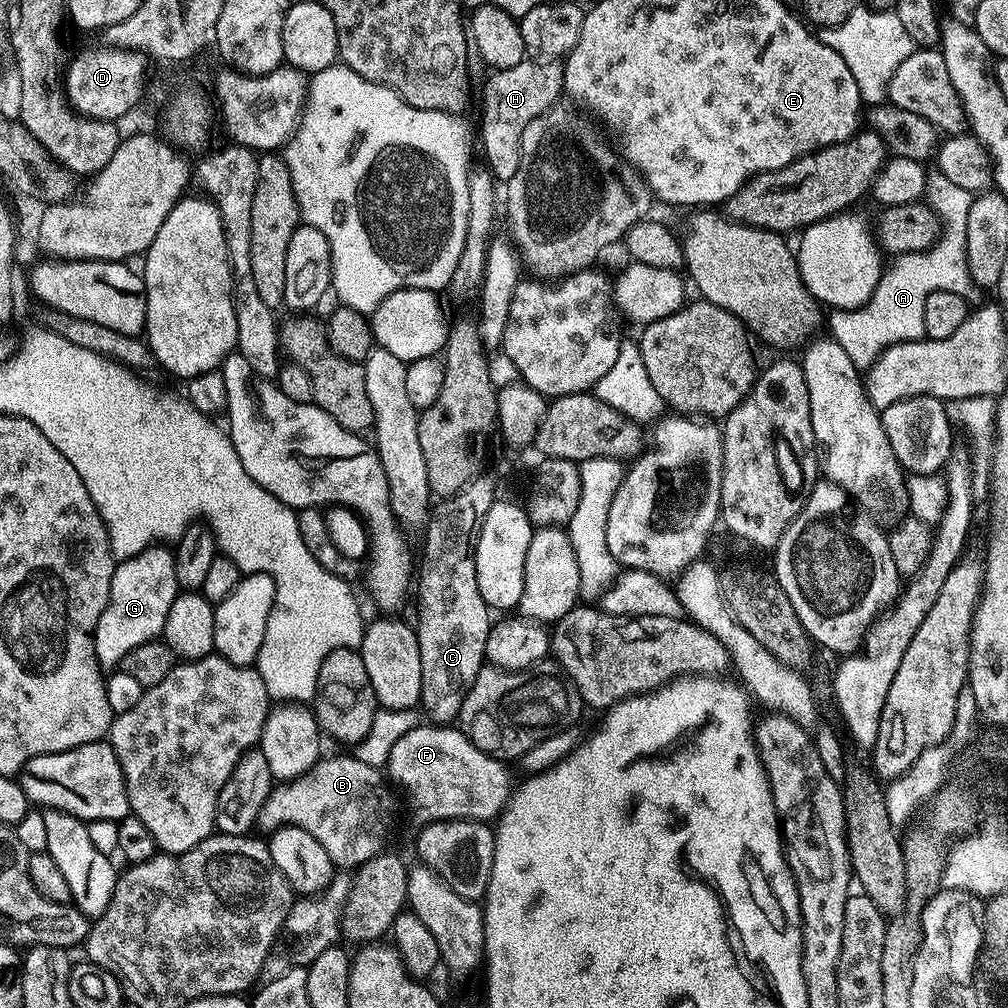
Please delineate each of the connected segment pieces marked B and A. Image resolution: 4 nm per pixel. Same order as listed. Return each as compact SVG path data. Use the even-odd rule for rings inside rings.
M352 754L327 756L317 760L309 772L303 772L301 776L295 776L292 780L277 783L260 810L258 824L259 827L260 825L264 827L265 833L268 834L278 828L287 827L306 830L314 834L318 842L322 842L322 850L330 854L332 863L337 869L355 870L370 858L379 856L385 851L387 844L384 843L387 842L388 831L392 828L392 796L388 793L389 785L379 767L367 765Z
M939 170L927 173L927 184L923 195L926 203L936 215L940 223L940 233L932 247L924 252L907 252L904 256L895 257L892 265L885 267L880 274L876 289L873 290L869 300L860 308L850 310L833 309L830 316L831 337L836 340L854 362L857 370L867 370L890 346L910 342L911 340L923 340L924 315L926 314L926 298L935 292L953 292L962 297L969 295L968 291L974 288L970 270L967 268L967 242L966 220L969 217L973 193L962 190L962 186L954 186L950 178L946 178Z

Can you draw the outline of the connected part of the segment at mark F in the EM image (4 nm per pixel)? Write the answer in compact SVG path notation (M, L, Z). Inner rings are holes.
M419 726L410 730L408 734L403 734L402 738L398 738L398 742L394 743L394 748L390 750L388 763L386 765L387 775L392 775L391 783L404 791L404 796L408 799L408 804L412 807L412 820L416 826L423 826L425 824L433 824L435 820L482 820L485 822L492 822L499 817L503 812L505 804L508 802L510 795L510 787L508 788L508 772L503 763L497 760L495 756L488 756L482 750L478 750L478 746L474 746L471 740L460 731L456 726Z

